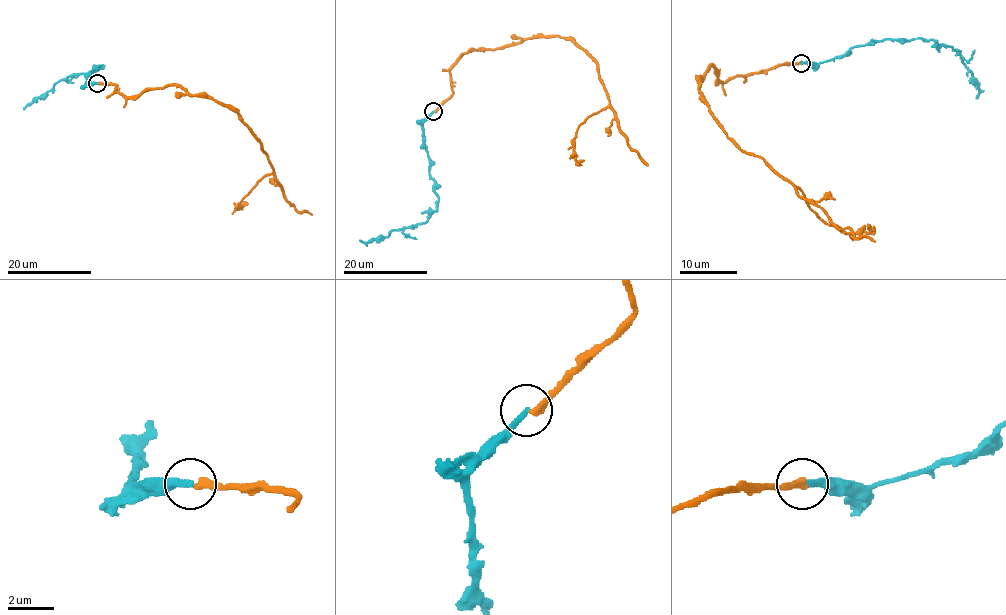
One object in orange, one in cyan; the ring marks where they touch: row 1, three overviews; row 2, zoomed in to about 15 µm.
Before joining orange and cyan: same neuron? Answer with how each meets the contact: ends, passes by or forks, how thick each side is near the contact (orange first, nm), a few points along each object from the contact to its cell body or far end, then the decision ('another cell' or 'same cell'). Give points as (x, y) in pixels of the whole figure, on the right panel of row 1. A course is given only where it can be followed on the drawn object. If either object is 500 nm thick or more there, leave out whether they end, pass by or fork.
orange ends | cyan ends | 320/280 nm | orange via (801, 64), (725, 82), (711, 65), (701, 98), (735, 143), (829, 225), (861, 233), (868, 226) | cyan via (801, 62), (818, 64), (842, 58), (855, 46), (885, 39), (933, 39), (959, 52), (979, 89), (976, 98) | another cell

